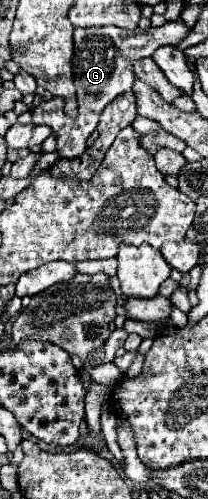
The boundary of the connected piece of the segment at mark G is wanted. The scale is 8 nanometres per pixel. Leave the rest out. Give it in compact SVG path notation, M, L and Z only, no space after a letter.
M183 21L165 23L159 29L151 27L147 31L141 31L141 29L127 31L127 29L117 29L115 25L87 27L87 29L77 27L75 29L75 55L73 55L75 87L77 87L77 101L79 101L77 119L65 117L61 99L43 101L33 111L35 123L51 125L51 129L57 137L55 153L61 159L79 157L87 149L87 137L89 137L89 133L95 131L99 115L105 109L105 105L109 101L113 101L117 95L121 95L121 93L125 93L133 87L133 81L135 81L135 75L133 75L133 69L131 69L133 61L153 55L163 45L177 45L181 39L185 39L187 33L189 33L189 29L185 27Z

